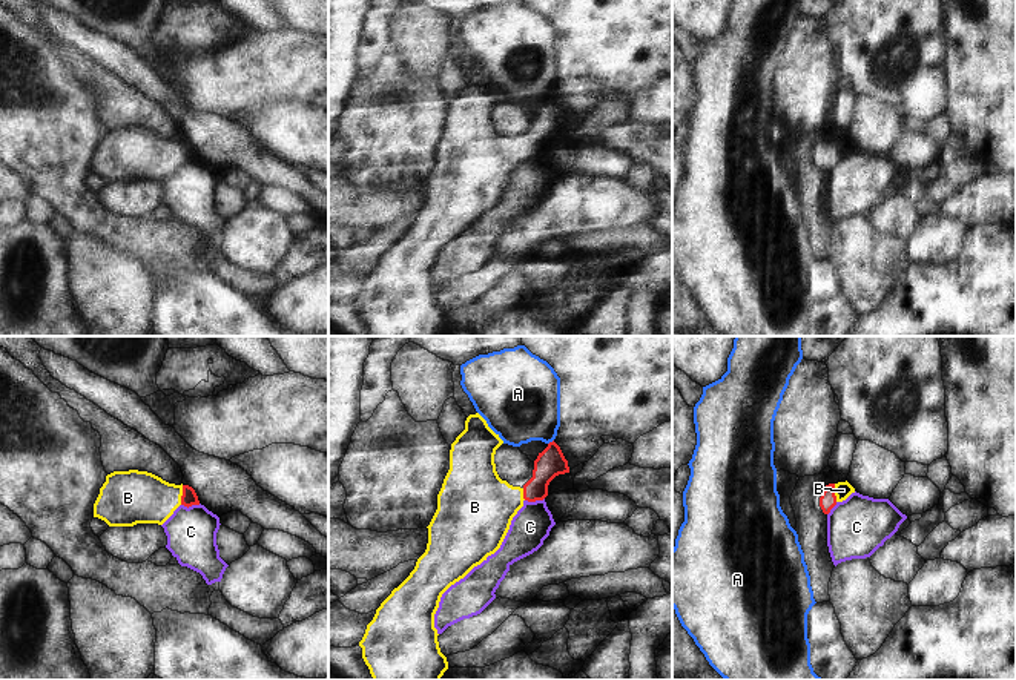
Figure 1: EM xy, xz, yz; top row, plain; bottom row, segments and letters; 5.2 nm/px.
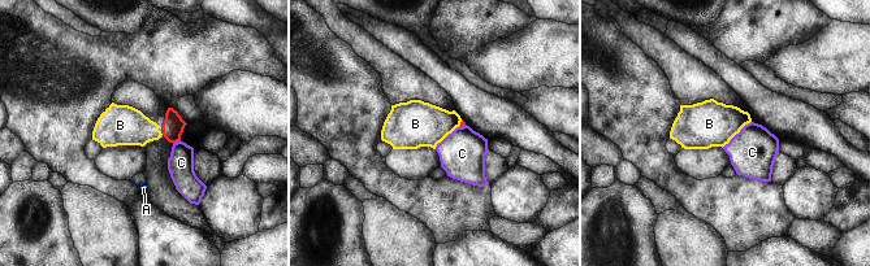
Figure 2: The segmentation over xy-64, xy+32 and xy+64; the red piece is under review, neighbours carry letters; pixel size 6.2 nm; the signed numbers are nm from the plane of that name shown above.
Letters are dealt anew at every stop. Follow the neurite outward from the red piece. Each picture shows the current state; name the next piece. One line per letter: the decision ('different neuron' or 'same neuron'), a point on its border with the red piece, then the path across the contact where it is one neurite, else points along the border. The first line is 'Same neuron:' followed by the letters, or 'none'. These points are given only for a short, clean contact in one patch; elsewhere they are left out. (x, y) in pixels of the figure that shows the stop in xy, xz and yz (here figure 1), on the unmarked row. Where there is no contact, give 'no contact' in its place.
Same neuron: B
A: different neuron; meets red in xz at (550, 99); border along xz (553, 95), (548, 100)
B: same neuron; meets red in xy at (183, 151); runs through xy (189, 154), (183, 151), (135, 152)
C: different neuron; meets red in xz at (534, 157); border along xz (544, 154), (525, 157)

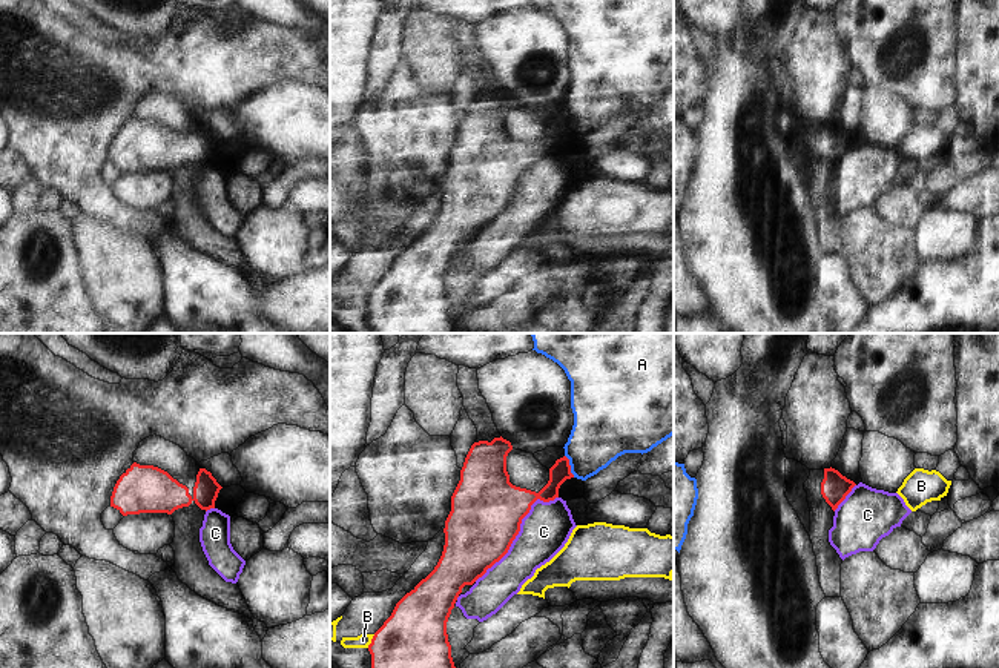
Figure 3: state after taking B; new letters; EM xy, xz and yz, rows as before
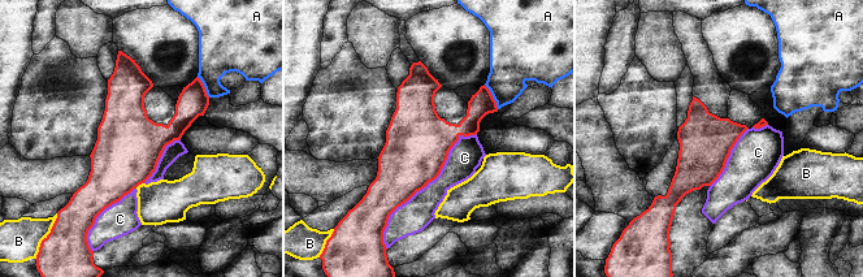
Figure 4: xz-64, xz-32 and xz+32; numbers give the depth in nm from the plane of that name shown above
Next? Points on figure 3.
Same neuron: none
A: different neuron; meets red in xz at (570, 122)
B: different neuron; meets red in xz at (372, 297)
C: different neuron; meets red in xz at (519, 186)

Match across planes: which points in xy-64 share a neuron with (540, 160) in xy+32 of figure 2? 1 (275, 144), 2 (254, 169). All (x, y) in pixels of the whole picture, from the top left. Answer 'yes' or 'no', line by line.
1: no
2: yes

